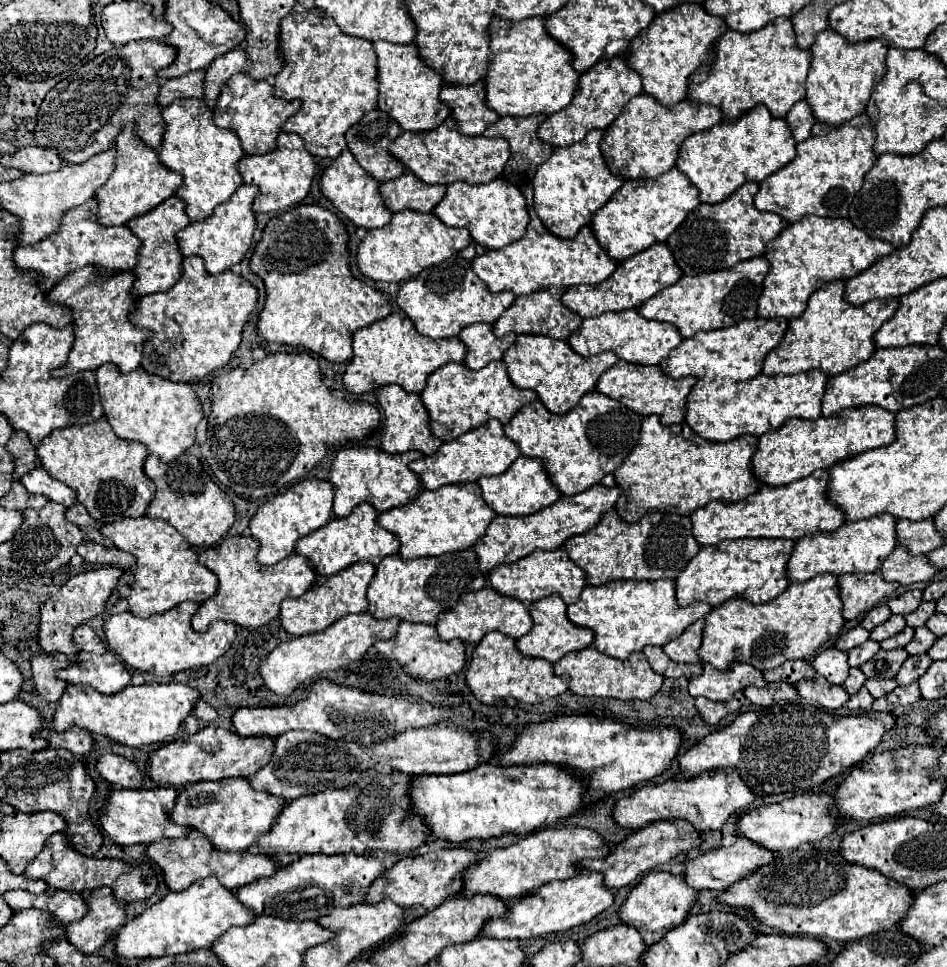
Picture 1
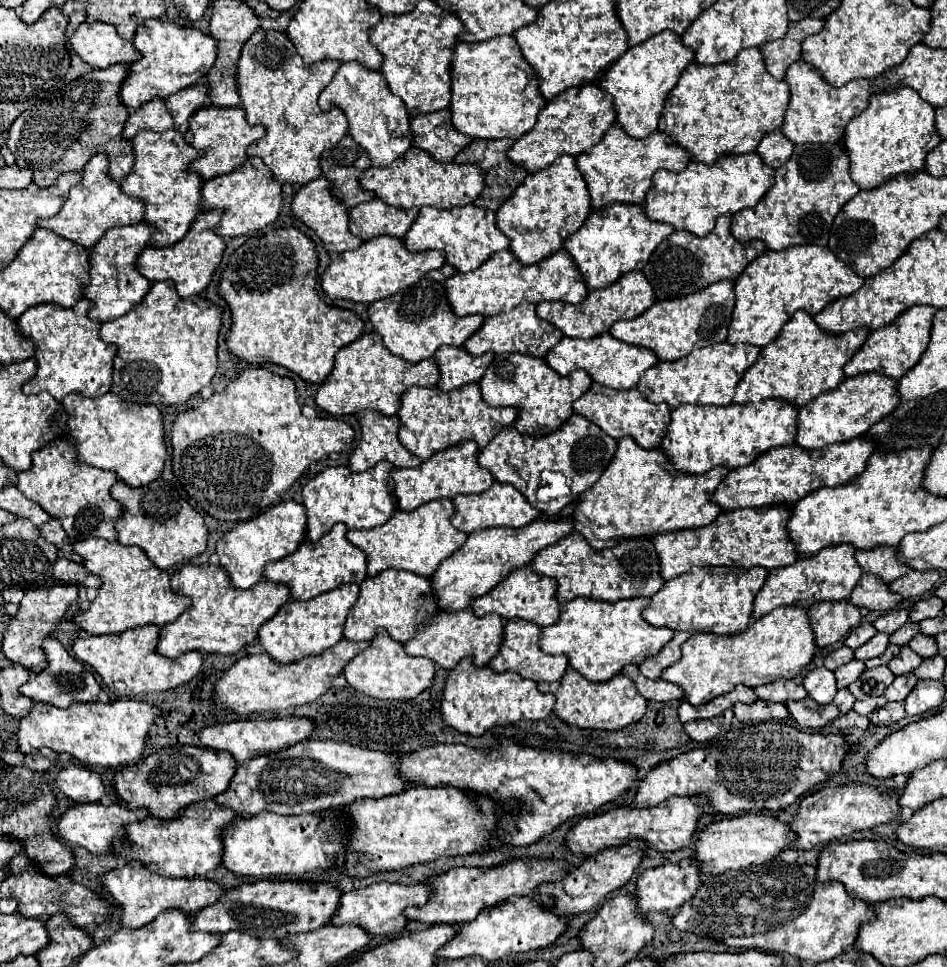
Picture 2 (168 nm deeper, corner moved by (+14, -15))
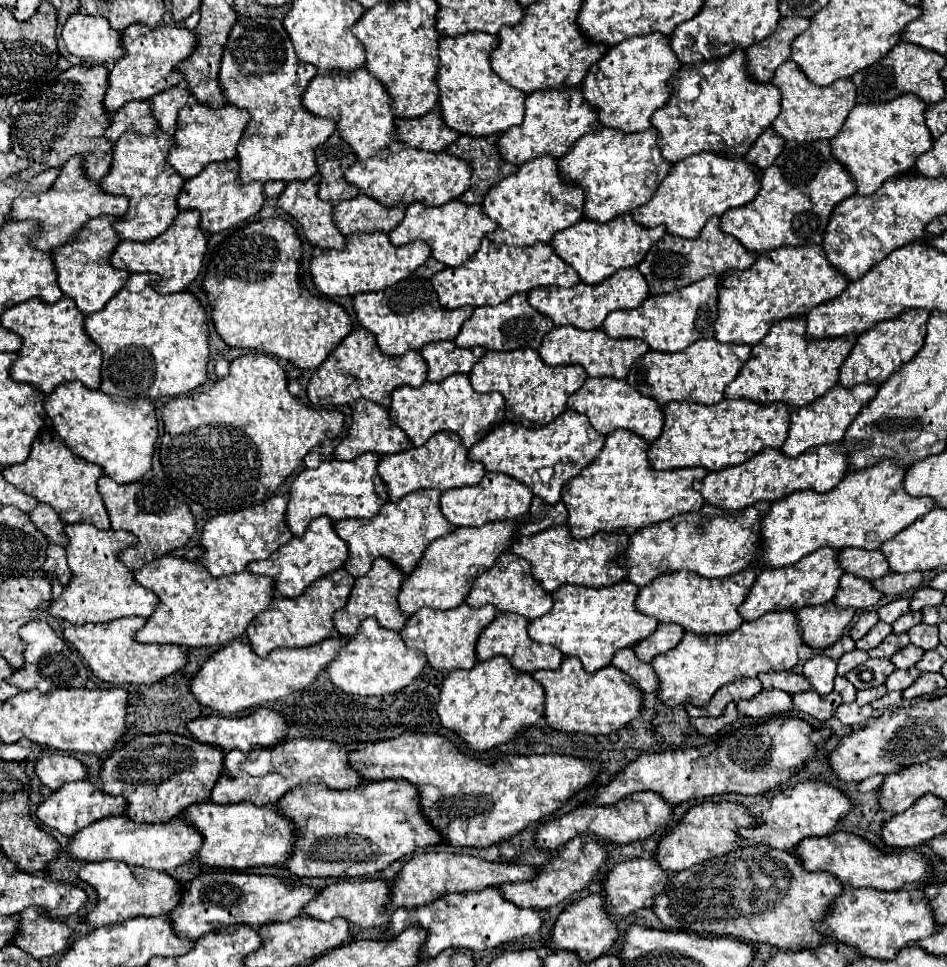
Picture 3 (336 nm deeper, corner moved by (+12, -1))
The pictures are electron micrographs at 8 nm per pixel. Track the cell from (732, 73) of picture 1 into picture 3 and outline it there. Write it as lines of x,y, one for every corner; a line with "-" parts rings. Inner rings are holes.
735,49
731,55
717,57
702,65
685,66
686,75
669,82
673,95
651,117
651,125
657,129
661,155
669,163
677,163
689,155
713,151
727,157
745,157
747,149
759,139
759,135
771,127
771,121
779,115
779,89
775,85
757,83
747,77
745,51

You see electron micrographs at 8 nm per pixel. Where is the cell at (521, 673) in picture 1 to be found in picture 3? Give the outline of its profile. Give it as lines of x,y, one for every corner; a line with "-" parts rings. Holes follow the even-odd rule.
493,657
489,661
477,663
469,671
461,671
461,669
451,671
445,677
443,687
441,687
437,713
441,717
441,725
455,731
473,753
485,753
493,747
513,741
521,729
533,727
543,717
543,703
545,703
545,691
537,681
533,681
533,677
529,673
519,673
511,667
511,663
507,659

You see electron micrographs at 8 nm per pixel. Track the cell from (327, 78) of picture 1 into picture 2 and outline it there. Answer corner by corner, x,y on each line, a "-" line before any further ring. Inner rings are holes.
259,29
243,47
241,59
239,59
239,71
237,71
237,87
241,95
243,109
247,111
249,125
263,125
267,129
265,137
257,143
253,143
247,151
249,157
261,157
265,165
273,171
273,177
281,183
309,183
317,177
321,177
321,153
327,147
333,147
341,141
341,137
347,135
349,121
345,119
345,113
333,105
329,111
323,111
317,103
319,93
331,83
333,75
341,63
325,61
325,63
313,63
313,67
305,67
305,61
301,61
301,55
297,55
297,49
293,47
293,41
283,31
273,29

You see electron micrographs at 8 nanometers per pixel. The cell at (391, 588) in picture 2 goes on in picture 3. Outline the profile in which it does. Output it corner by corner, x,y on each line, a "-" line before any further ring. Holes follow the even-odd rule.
383,557
375,559
373,565
371,565
371,571
355,581
347,605
341,611
337,611
335,617
333,617
333,625
339,631
339,635
341,637
355,635
357,629
359,629
359,623
367,617
375,617
379,621
379,625
385,627
385,629
401,631
403,625
405,625
405,615
397,609
397,593
401,589
403,579
405,579
405,575
397,567
393,567
391,561
387,561

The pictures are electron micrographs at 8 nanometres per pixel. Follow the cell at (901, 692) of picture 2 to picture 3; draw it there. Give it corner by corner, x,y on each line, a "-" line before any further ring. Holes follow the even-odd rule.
911,667
911,669
907,669
907,671
899,671
899,669
897,669
897,671
885,681
885,687
887,687
889,691
903,691
903,689
907,689
909,685
913,685
919,675
921,675
921,671
919,671
917,667

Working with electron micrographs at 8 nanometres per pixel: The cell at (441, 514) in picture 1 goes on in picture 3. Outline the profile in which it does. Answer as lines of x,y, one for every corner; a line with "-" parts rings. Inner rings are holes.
419,489
403,497
403,501
385,503
383,509
373,519
341,519
333,523
335,533
339,533
339,537
349,545
349,557
343,569
347,569
347,573
351,573
357,579
371,569
373,559
385,557
399,571
409,575
417,567
425,549
435,539
445,537
447,533
457,529
443,517
439,509
439,497
441,497
439,489

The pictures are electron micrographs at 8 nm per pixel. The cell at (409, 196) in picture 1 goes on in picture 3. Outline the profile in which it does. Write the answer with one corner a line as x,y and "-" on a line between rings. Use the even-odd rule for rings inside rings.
357,195
355,199
339,201
339,205
333,205
333,221
343,235
375,231
389,233
401,223
403,215
405,207
377,205
377,201
365,195

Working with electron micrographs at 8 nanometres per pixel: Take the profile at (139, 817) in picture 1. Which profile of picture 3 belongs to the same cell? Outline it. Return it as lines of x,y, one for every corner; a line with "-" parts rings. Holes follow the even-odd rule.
77,781
77,783
67,783
67,785
61,785
57,791
53,791
39,807
37,807
37,819
51,827
51,829
57,829
59,833
63,833
65,837
71,837
73,833
77,833
79,829
99,821
99,819
105,819
105,817
111,817
111,815
123,815
127,809
127,801
123,797
111,797
111,795
105,795
103,791
99,791
97,787
93,787
93,783
89,781

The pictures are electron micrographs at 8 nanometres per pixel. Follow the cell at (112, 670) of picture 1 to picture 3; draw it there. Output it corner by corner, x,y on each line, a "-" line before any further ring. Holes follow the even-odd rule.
33,619
27,625
19,629
19,637
25,641
23,659
25,665
11,675
11,683
17,685
21,691
37,689
41,693
47,693
57,687
85,687
87,683
87,669
79,653
41,619

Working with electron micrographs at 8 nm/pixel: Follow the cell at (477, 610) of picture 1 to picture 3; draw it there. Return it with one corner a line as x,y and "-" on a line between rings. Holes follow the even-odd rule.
461,603
459,607
449,611
419,609
411,619
407,619
405,627
401,629
401,637
409,647
423,651
429,667
433,667
435,671
471,669
477,663
477,657
475,657
477,637
493,619
495,619
493,605
471,609
469,605

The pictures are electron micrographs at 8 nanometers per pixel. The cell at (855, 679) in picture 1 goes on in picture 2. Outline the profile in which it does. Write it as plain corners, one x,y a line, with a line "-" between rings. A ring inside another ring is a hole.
839,689
837,695
835,695
835,699
833,699
833,705
837,705
841,713
849,713
851,707
853,707
853,703
855,703
855,697
847,689

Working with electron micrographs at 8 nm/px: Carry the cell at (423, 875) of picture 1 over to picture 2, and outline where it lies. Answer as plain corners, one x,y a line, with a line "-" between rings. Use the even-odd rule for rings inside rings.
417,881
411,885
403,885
403,883
373,883
369,887
363,889
353,889
349,893
341,895
339,901
339,909
333,915
331,923
333,925
345,925
345,923
353,923
363,927
367,933
377,933
377,935
399,935
407,931
407,923
409,919
405,917
405,909
407,907
423,907
429,899
429,895
433,893
433,887
425,881

